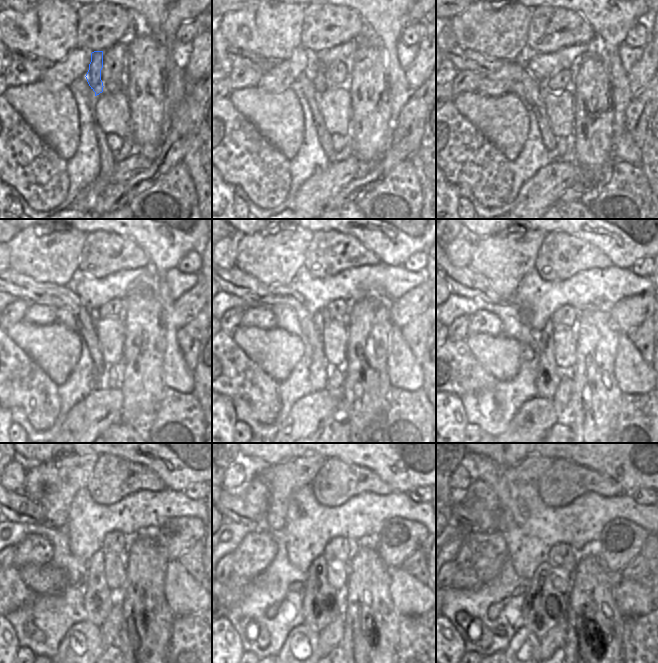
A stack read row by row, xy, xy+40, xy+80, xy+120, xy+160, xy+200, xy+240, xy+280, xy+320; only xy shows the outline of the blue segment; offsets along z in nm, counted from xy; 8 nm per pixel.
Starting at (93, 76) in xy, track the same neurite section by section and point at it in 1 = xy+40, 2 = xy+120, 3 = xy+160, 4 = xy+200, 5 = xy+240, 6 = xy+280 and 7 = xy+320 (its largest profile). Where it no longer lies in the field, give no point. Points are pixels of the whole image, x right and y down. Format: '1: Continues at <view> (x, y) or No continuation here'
1: Continues at xy+40 (317, 75)
2: Continues at xy+120 (95, 313)
3: Continues at xy+160 (318, 318)
4: Continues at xy+200 (548, 375)
5: Continues at xy+240 (99, 600)
6: Continues at xy+280 (322, 604)
7: Continues at xy+320 (544, 608)

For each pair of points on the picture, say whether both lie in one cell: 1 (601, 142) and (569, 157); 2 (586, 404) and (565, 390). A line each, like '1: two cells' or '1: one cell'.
1: two cells
2: two cells

